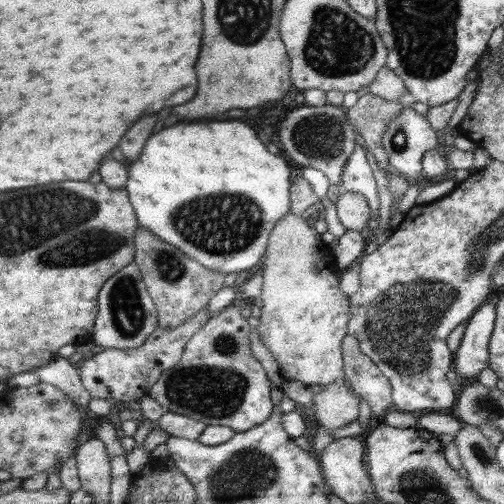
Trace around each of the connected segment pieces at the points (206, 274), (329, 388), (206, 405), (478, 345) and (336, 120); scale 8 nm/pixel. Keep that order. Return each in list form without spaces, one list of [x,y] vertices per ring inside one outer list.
[[[139,226],[134,235],[135,257],[133,262],[140,271],[141,280],[158,312],[158,324],[162,329],[173,330],[190,317],[206,309],[209,301],[222,288],[226,275],[207,270],[180,249],[160,239],[150,229]]]
[[[336,378],[334,382],[322,385],[322,391],[313,394],[312,399],[314,419],[330,431],[346,428],[347,424],[356,421],[359,416],[360,398],[353,393],[344,378]]]
[[[234,305],[215,313],[185,343],[178,364],[164,371],[146,395],[165,412],[207,425],[228,426],[238,432],[260,426],[275,406],[270,397],[271,382],[250,349],[248,333],[252,325]]]
[[[493,294],[467,320],[459,350],[454,353],[453,368],[466,382],[479,380],[480,372],[489,366],[489,341],[496,322],[496,297]]]
[[[330,103],[322,106],[304,104],[288,112],[278,132],[283,156],[288,156],[302,167],[322,170],[331,184],[340,188],[344,166],[354,150],[355,141],[359,138],[345,111],[343,106]]]

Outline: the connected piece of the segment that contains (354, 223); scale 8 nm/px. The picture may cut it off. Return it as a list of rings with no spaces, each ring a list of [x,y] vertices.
[[[344,191],[335,206],[339,221],[348,230],[360,232],[371,218],[369,202],[362,193]]]

